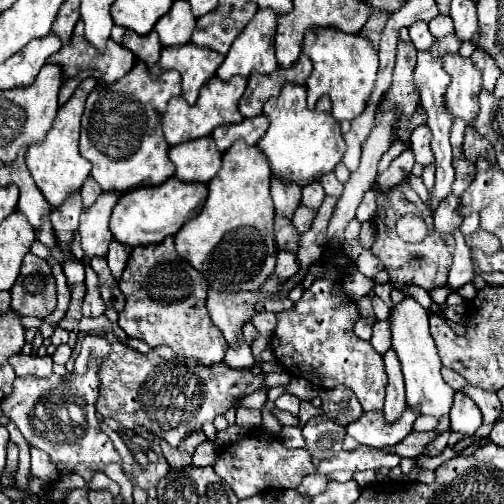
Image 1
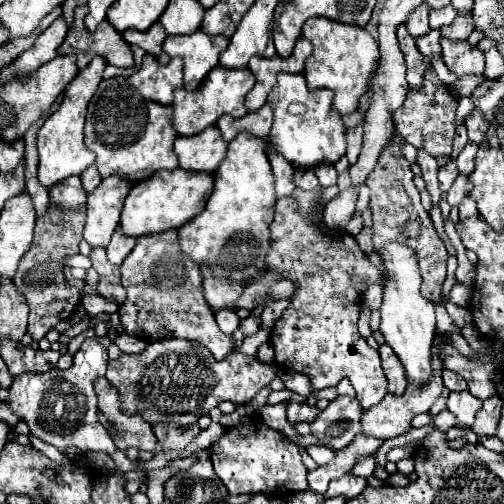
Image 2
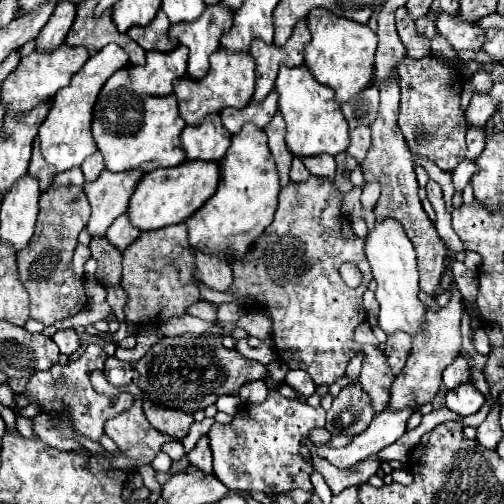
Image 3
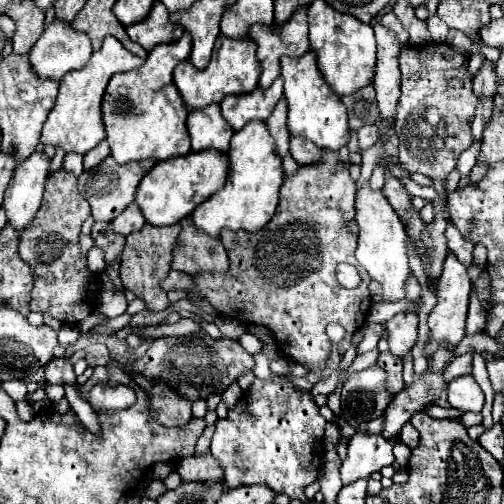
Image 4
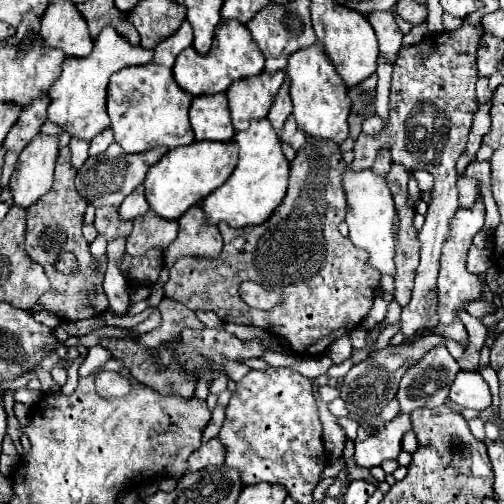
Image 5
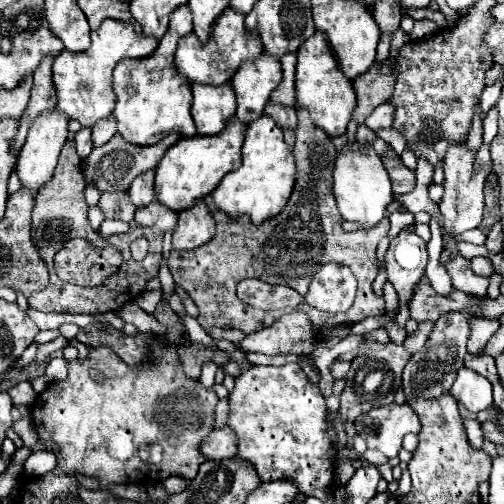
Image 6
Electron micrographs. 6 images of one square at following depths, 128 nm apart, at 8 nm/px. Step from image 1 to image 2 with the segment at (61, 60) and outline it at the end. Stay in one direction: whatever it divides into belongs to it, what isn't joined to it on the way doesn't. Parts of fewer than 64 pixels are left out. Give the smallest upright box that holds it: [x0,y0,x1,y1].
[58,6,134,68]

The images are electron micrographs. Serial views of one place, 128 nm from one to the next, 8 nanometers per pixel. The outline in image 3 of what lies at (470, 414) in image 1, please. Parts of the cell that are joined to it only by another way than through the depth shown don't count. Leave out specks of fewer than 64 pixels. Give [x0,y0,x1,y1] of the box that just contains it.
[446,382,486,416]

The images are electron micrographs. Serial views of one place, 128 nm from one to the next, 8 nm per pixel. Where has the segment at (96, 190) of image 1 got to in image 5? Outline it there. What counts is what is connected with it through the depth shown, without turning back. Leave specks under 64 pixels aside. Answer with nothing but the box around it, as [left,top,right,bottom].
[90,128,114,156]

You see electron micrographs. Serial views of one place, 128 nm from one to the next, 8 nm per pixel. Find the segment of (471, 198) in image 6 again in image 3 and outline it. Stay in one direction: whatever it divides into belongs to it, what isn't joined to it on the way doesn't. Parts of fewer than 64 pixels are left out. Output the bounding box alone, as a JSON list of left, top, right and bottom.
[390,284,462,410]

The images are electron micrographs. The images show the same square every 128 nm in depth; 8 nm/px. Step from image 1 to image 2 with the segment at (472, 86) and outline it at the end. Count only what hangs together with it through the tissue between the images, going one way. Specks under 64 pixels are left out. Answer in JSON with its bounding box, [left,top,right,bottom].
[440,36,484,76]

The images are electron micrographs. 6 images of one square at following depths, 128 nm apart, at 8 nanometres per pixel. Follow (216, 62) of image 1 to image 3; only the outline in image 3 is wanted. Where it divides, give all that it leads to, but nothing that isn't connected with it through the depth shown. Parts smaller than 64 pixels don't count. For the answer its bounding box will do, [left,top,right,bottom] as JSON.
[170,4,232,78]

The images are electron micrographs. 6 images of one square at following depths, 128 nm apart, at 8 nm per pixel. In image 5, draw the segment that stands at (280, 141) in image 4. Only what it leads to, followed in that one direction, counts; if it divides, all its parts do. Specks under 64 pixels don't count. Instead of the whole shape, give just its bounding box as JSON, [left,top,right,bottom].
[268,76,292,134]

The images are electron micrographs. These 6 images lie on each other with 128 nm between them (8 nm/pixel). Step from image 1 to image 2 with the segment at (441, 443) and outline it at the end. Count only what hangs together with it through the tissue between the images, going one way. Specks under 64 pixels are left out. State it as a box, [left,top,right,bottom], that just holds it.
[448,428,478,444]

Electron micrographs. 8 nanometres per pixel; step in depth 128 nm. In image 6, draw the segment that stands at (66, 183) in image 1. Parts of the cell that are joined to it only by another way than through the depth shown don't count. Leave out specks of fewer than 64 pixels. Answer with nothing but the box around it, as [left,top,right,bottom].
[54,18,158,126]

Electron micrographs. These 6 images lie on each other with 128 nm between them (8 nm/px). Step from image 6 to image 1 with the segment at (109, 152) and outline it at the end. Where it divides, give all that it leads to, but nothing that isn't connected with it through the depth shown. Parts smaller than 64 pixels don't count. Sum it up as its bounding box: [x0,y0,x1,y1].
[80,192,120,258]

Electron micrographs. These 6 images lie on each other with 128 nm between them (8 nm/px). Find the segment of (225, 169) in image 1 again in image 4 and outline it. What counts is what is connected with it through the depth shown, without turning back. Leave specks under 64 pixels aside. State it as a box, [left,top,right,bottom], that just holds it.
[192,120,284,238]

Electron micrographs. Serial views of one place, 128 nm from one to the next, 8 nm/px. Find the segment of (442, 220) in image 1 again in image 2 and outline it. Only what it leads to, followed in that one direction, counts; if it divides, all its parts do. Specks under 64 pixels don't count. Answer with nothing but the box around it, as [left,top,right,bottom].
[446,174,472,206]

